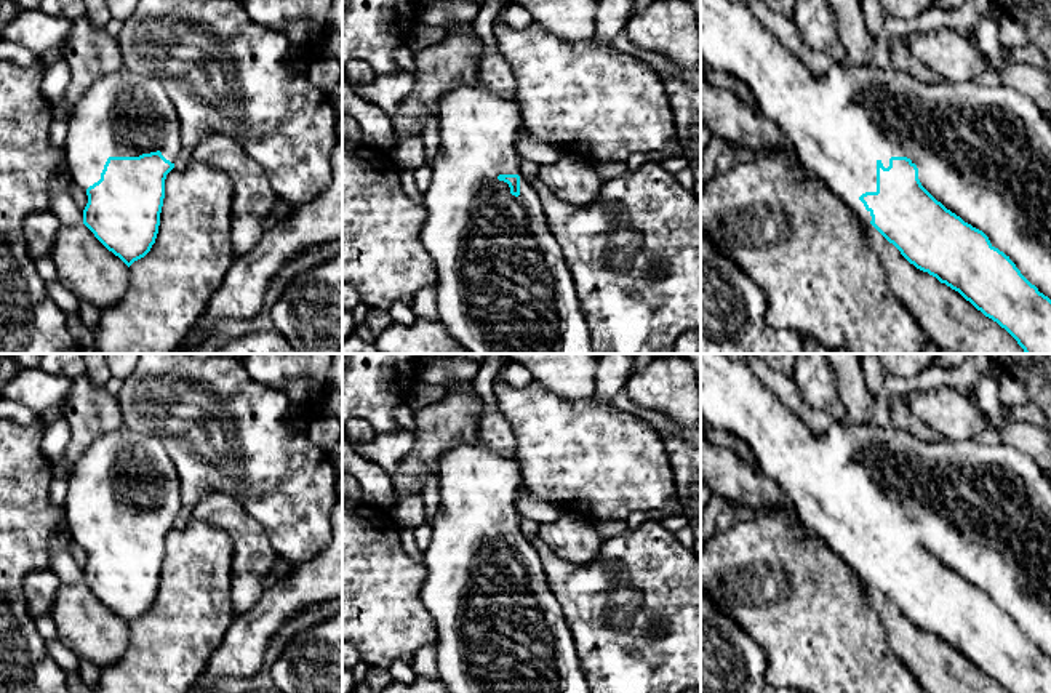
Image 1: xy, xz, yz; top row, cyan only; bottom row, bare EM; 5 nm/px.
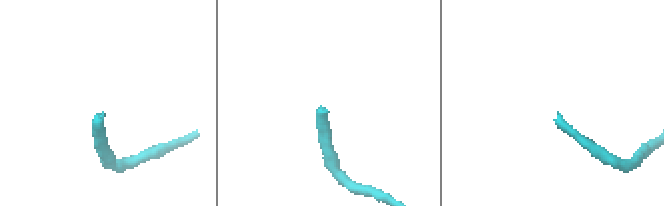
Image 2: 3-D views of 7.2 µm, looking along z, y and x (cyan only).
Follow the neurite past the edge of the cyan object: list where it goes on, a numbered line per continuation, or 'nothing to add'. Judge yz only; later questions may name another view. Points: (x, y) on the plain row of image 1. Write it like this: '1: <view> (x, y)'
1: yz (984, 511)

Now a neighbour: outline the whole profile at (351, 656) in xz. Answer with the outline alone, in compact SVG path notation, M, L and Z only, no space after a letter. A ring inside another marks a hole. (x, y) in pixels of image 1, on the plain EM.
M342 640L342 667L354 667L360 663L360 653L355 643Z

